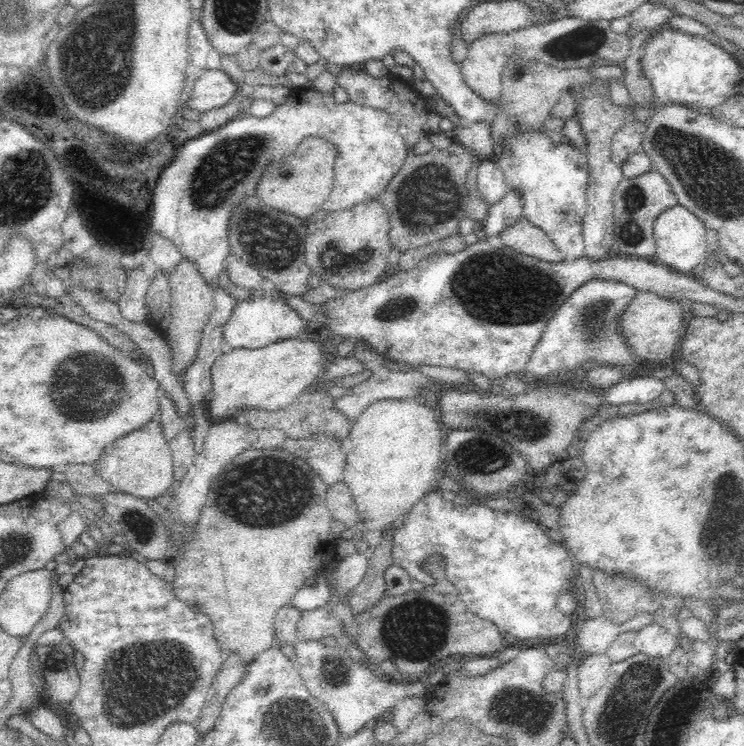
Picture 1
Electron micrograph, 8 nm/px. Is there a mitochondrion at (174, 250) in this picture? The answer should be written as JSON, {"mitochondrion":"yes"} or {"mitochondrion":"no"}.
{"mitochondrion":"no"}

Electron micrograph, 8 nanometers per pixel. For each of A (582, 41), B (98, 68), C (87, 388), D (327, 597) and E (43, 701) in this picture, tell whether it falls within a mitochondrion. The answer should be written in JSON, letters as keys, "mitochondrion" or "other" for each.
{"A":"mitochondrion","B":"mitochondrion","C":"mitochondrion","D":"other","E":"other"}

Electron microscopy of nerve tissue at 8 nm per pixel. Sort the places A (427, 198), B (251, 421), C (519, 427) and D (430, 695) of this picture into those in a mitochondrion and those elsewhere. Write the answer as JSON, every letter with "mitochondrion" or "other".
{"A":"mitochondrion","B":"other","C":"mitochondrion","D":"other"}

